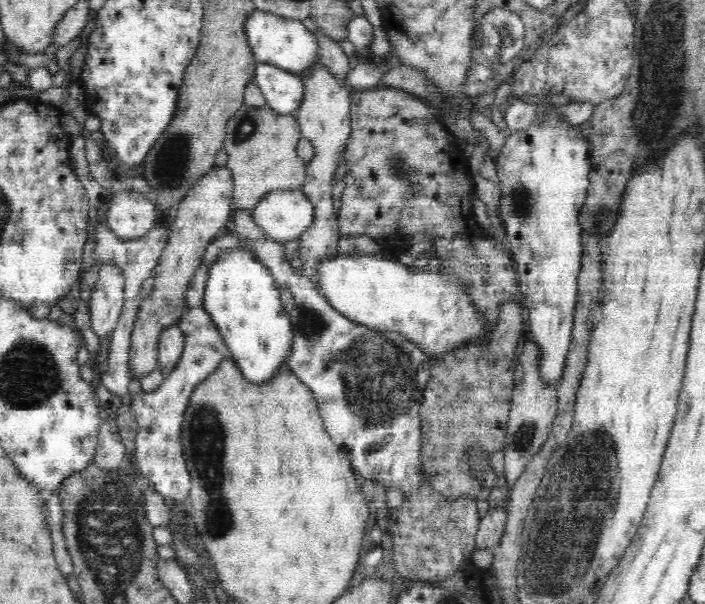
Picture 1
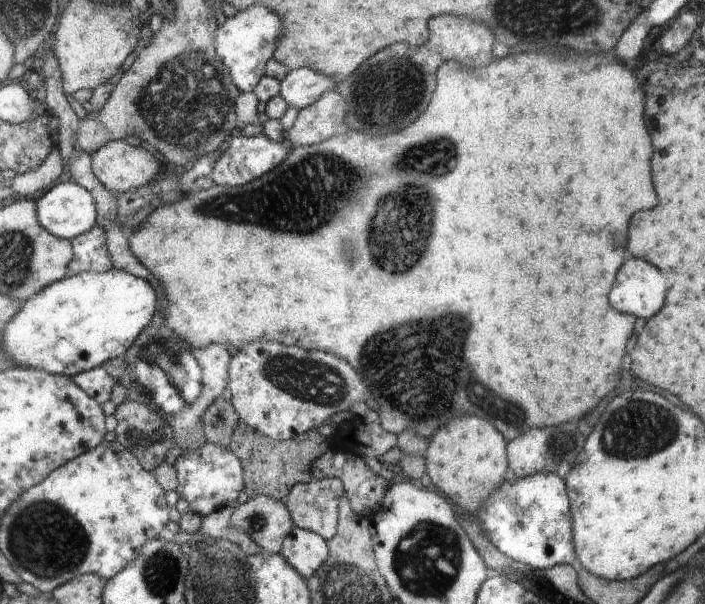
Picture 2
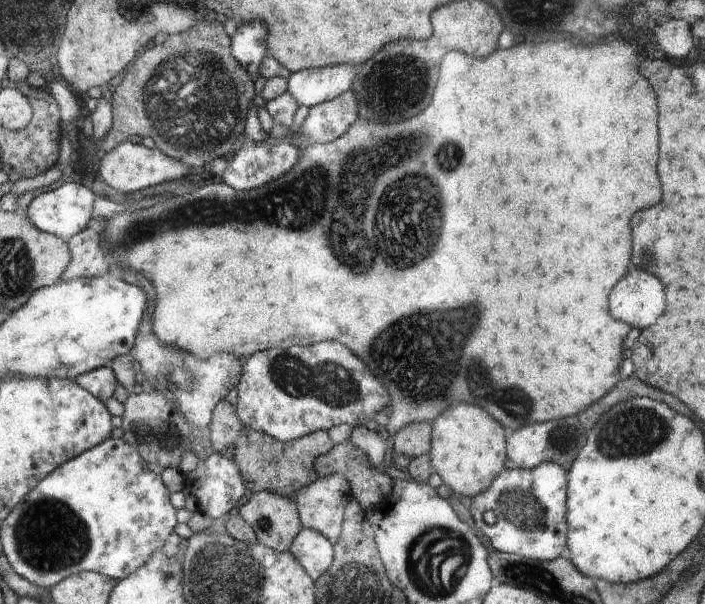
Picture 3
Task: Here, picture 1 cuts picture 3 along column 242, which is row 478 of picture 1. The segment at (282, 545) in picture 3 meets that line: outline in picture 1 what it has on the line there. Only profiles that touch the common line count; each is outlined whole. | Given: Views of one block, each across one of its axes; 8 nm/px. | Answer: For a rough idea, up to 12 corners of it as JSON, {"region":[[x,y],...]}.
{"region":[[527,334],[515,359],[504,451],[508,488],[548,440],[558,383]]}

